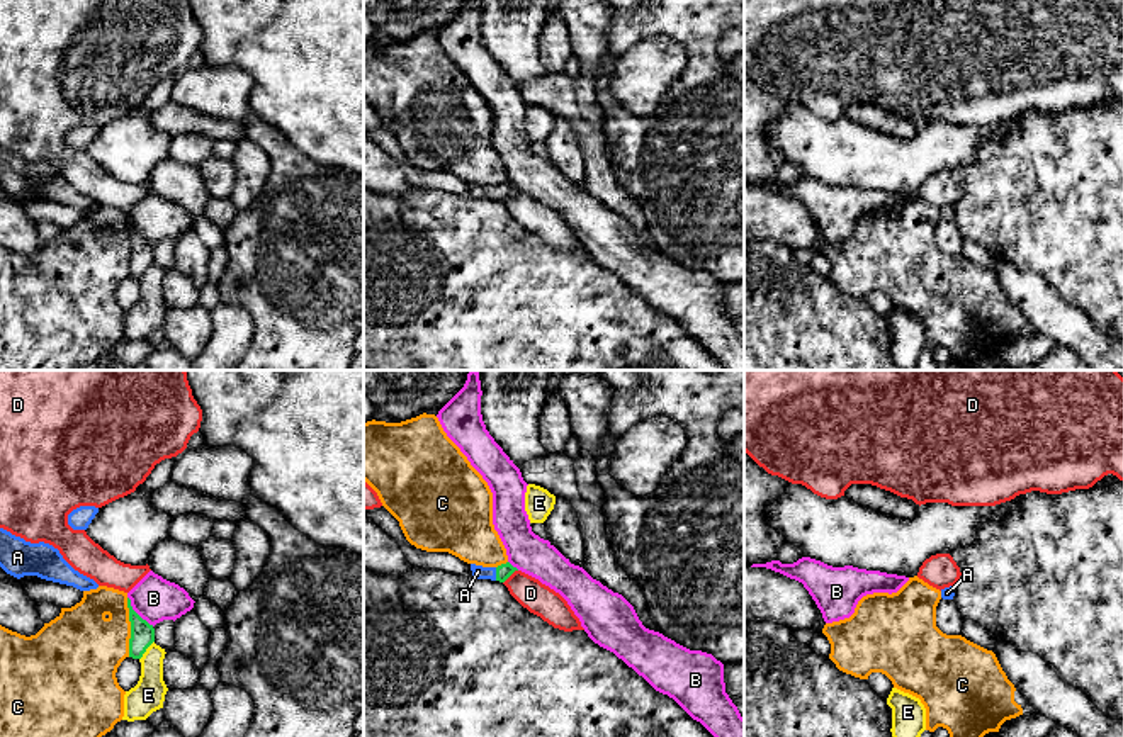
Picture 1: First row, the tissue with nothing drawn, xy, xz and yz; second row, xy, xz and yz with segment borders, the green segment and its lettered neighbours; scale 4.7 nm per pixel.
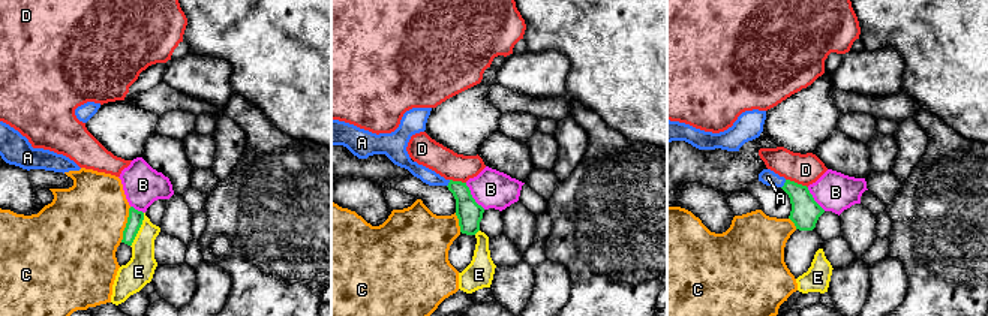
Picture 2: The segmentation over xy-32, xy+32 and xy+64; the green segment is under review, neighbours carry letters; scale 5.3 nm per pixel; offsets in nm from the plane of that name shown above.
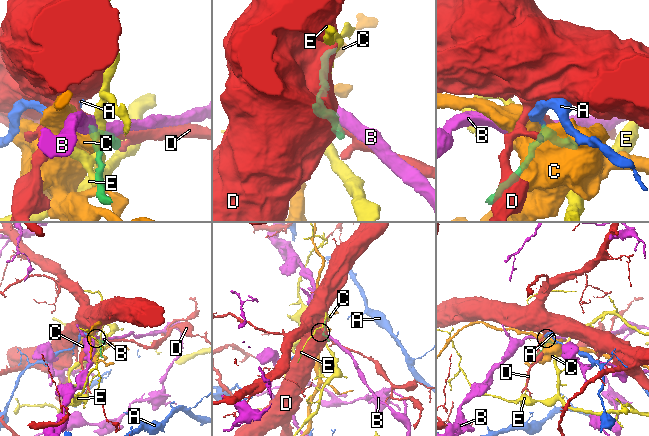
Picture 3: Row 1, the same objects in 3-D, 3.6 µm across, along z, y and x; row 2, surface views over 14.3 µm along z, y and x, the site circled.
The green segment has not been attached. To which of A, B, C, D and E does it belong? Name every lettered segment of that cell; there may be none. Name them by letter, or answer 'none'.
A

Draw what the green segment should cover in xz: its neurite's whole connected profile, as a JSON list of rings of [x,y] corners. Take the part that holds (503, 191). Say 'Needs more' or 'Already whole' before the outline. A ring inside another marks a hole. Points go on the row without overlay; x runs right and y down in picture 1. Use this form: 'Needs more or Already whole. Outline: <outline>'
Needs more. Outline: [[[506,182],[498,187],[482,187],[471,183],[471,190],[472,190],[472,197],[505,202],[518,188],[513,187],[510,182]]]

